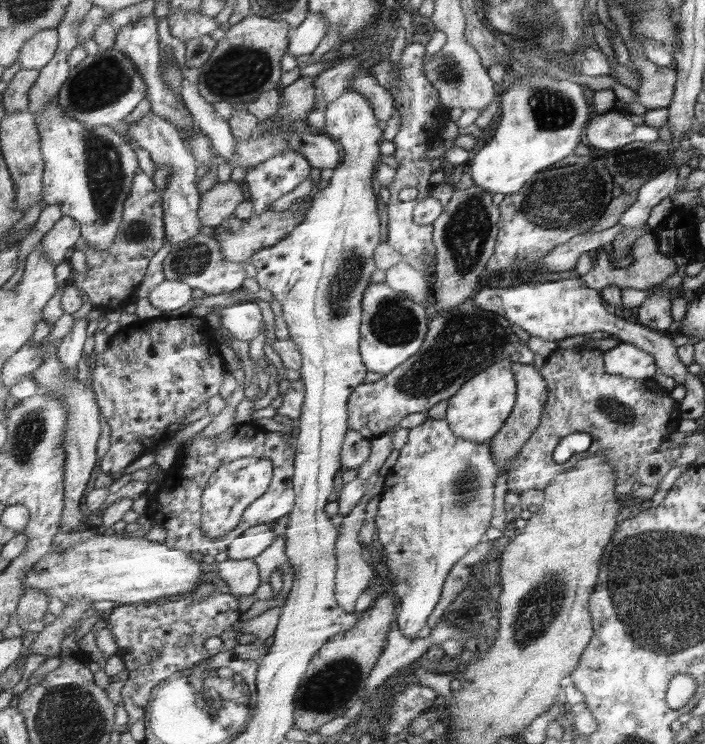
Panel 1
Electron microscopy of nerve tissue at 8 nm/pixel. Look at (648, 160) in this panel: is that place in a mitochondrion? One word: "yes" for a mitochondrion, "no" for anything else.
yes

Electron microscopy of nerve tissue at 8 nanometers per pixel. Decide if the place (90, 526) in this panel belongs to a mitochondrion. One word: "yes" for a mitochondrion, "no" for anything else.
no

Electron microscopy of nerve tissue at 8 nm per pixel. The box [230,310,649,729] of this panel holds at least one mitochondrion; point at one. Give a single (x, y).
(540, 605)

